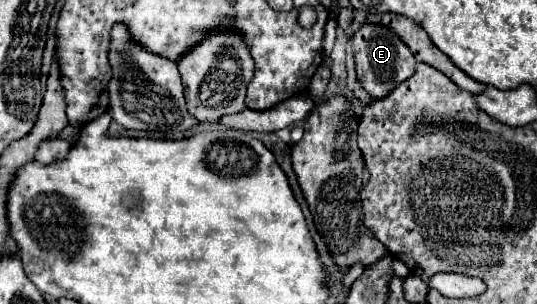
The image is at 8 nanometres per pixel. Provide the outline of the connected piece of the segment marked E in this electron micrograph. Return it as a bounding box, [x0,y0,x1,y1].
[353,23,415,99]

